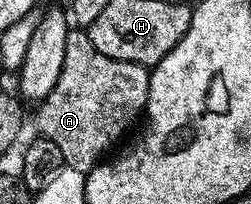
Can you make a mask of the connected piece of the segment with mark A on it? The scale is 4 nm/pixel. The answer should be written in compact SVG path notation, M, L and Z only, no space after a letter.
M71 28L66 40L66 62L60 71L60 79L56 87L52 87L49 95L37 106L37 132L41 136L52 139L52 143L60 147L60 155L66 167L75 168L76 171L87 174L111 152L109 149L121 139L122 132L137 117L139 120L143 116L149 86L150 69L147 66L112 59L108 55L100 55L100 51L92 47L92 39L85 28Z

